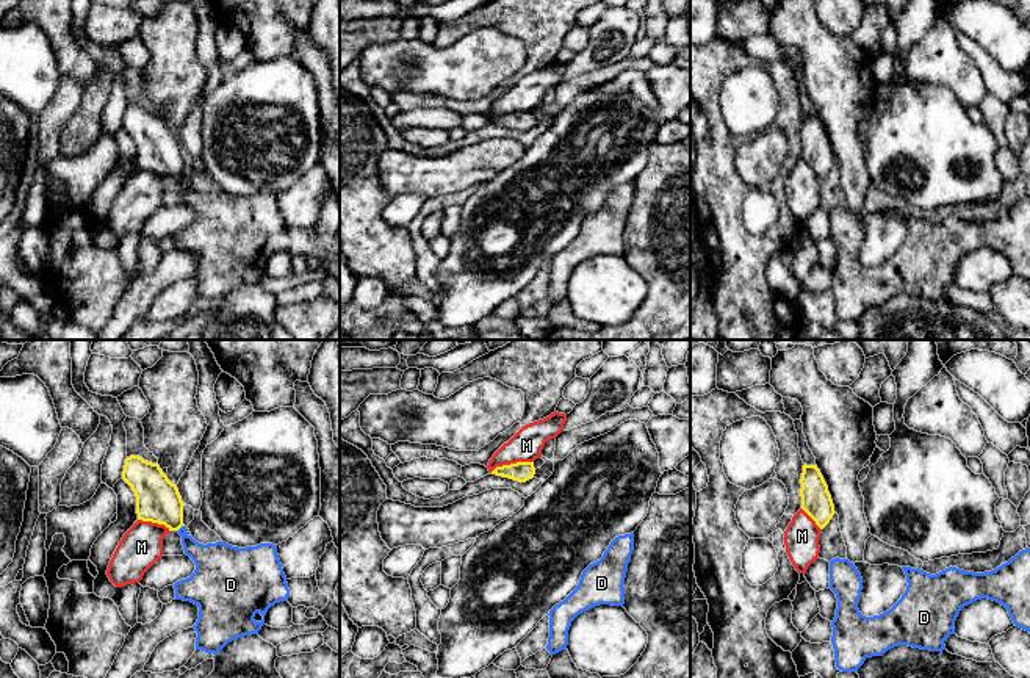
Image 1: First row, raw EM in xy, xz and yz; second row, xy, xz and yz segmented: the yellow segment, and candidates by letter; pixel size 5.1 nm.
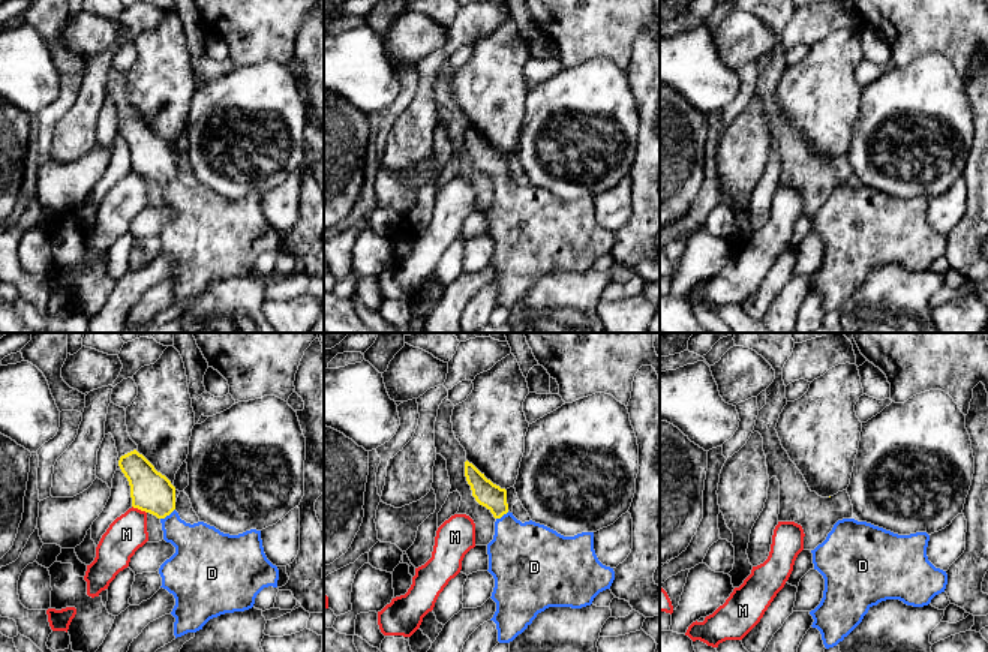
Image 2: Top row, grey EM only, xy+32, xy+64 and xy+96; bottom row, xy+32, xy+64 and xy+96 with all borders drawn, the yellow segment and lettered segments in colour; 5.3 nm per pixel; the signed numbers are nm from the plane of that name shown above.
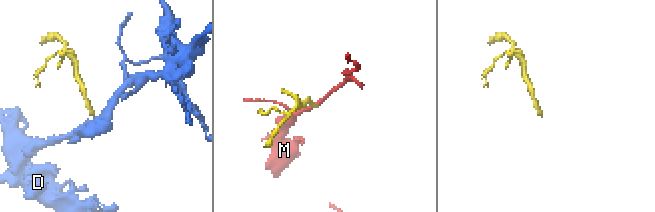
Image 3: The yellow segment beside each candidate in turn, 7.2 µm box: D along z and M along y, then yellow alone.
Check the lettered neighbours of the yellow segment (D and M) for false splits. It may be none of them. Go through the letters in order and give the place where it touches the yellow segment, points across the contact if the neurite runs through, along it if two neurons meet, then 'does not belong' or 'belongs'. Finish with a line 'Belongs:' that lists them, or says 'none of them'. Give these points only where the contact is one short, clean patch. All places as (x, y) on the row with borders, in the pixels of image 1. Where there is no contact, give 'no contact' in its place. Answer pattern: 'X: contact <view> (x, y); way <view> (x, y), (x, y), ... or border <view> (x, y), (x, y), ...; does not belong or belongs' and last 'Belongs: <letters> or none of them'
D: contact xy (180, 526); way xy (157, 498), (180, 526), (185, 537), (213, 562); belongs
M: contact xz (511, 464); border xz (533, 461), (496, 465), (490, 472); does not belong
Belongs: D

